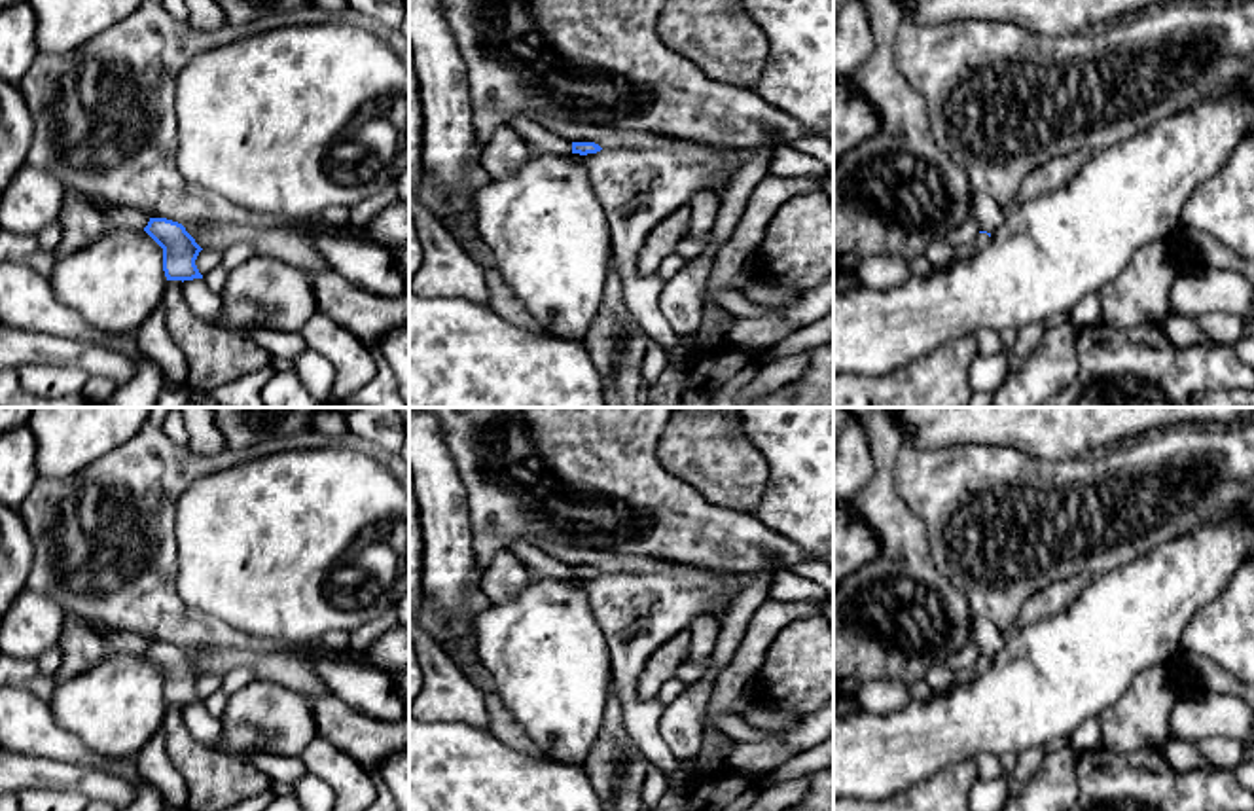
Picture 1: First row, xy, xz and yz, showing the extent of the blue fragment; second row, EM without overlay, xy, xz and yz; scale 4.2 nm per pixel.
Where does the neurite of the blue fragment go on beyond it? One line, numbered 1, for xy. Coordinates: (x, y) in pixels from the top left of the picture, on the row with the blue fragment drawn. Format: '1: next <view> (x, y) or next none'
1: next none

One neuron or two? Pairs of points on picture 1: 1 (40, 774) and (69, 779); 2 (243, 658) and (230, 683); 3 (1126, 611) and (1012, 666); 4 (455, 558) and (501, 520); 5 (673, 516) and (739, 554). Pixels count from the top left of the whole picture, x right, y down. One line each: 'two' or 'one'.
1: one
2: two
3: one
4: two
5: one

